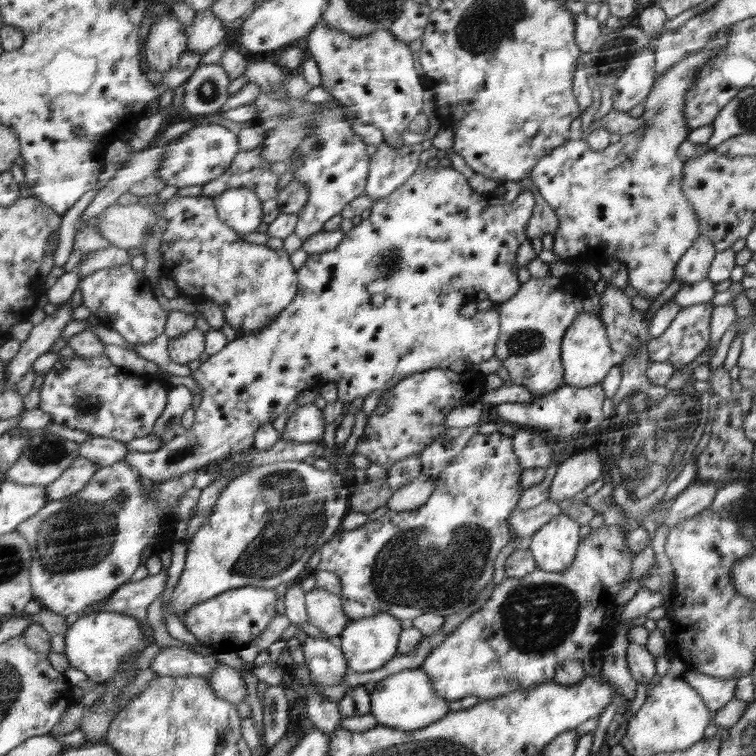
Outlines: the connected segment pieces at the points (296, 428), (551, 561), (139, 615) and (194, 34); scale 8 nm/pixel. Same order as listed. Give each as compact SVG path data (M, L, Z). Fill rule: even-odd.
M314 403L304 404L304 406L299 406L290 416L284 424L285 430L281 433L281 438L287 442L296 442L302 444L315 444L319 442L323 446L324 438L324 416L322 410L320 410Z
M560 515L549 520L526 543L538 569L563 571L575 560L580 544L580 522L570 515Z
M161 570L157 574L148 575L142 580L128 582L111 594L107 602L98 605L94 611L116 611L134 615L136 619L146 622L148 606L162 596L168 582L168 571Z
M204 9L196 12L192 23L184 26L187 35L187 50L194 54L206 54L225 38L224 22L213 11Z

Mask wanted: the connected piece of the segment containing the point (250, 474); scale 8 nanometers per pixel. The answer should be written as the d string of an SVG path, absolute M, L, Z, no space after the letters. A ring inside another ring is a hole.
M289 461L260 465L234 478L220 492L210 516L188 542L185 566L168 602L170 609L179 616L190 607L233 589L252 586L274 591L279 584L292 584L308 558L336 535L348 512L346 498L334 490L334 478L340 477L328 469L320 472L304 461Z

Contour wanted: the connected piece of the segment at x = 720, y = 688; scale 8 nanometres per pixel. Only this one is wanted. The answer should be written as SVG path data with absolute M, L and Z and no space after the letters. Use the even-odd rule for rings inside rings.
M686 671L682 676L699 691L712 714L720 710L729 700L734 699L738 679L714 678L694 671Z

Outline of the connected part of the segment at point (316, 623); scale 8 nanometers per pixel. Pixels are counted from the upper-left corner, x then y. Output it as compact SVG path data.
M318 587L306 593L306 614L310 630L337 640L352 621L344 613L343 602L340 595Z

